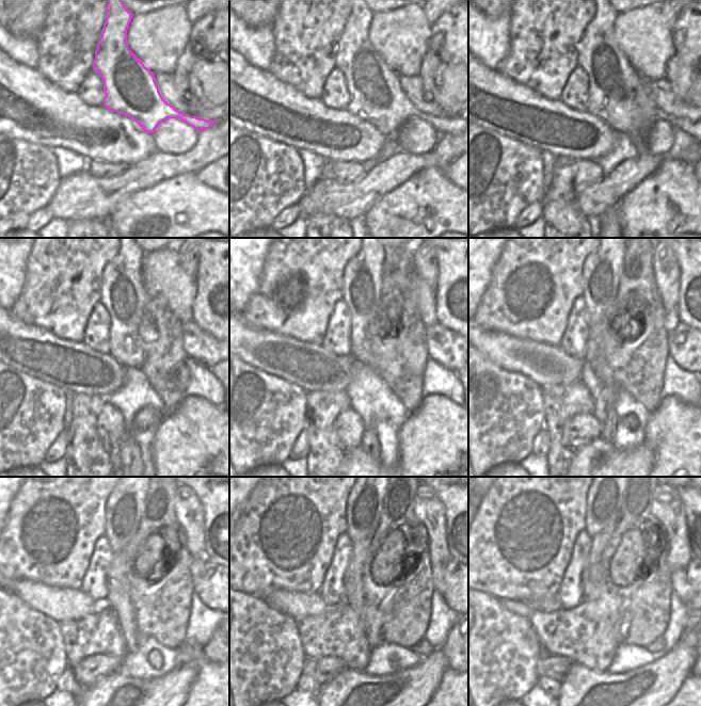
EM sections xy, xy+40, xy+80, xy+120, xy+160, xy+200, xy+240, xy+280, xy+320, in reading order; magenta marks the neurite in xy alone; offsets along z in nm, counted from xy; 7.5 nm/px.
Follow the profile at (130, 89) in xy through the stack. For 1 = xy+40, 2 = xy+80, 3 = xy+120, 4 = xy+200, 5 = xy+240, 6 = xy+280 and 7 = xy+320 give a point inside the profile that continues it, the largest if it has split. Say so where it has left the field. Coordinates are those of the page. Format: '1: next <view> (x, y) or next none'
1: next xy+40 (375, 94)
2: next xy+80 (616, 90)
3: next xy+120 (123, 294)
4: next xy+200 (601, 273)
5: next xy+240 (124, 508)
6: next xy+280 (365, 501)
7: next xy+320 (604, 500)

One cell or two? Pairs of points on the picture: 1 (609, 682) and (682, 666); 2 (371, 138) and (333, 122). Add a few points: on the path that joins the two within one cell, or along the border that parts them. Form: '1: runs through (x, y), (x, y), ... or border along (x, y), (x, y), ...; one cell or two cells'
1: runs through (627, 678), (635, 673), (643, 671), (664, 671); one cell
2: runs through (362, 138), (349, 138), (343, 131); one cell

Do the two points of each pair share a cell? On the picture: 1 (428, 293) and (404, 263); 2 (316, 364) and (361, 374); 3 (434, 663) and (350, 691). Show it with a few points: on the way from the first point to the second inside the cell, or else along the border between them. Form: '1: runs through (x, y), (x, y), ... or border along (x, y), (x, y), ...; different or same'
1: runs through (420, 287), (404, 271); same
2: border along (353, 359), (353, 376), (344, 390); different
3: runs through (413, 680), (386, 682), (377, 691), (371, 691); same

